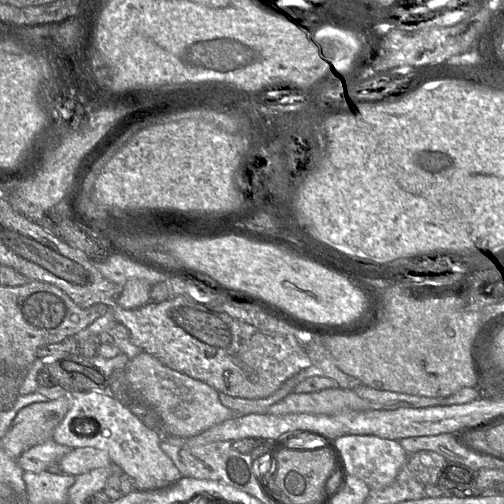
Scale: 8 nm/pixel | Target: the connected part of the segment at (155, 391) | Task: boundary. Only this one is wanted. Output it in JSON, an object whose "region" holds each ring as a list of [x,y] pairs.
{"region":[[[142,351],[129,360],[125,371],[132,389],[141,394],[142,399],[161,416],[165,424],[165,436],[191,437],[235,416],[231,409],[221,403],[215,388],[168,367],[147,352]]]}

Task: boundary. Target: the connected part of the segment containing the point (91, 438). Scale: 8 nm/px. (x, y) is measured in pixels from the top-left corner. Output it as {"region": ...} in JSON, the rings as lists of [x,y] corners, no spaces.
{"region":[[[107,391],[70,394],[70,408],[56,426],[52,439],[70,448],[94,447],[106,451],[123,473],[131,476],[138,491],[166,488],[181,478],[173,461],[160,448],[163,436],[148,428],[128,407]]]}

